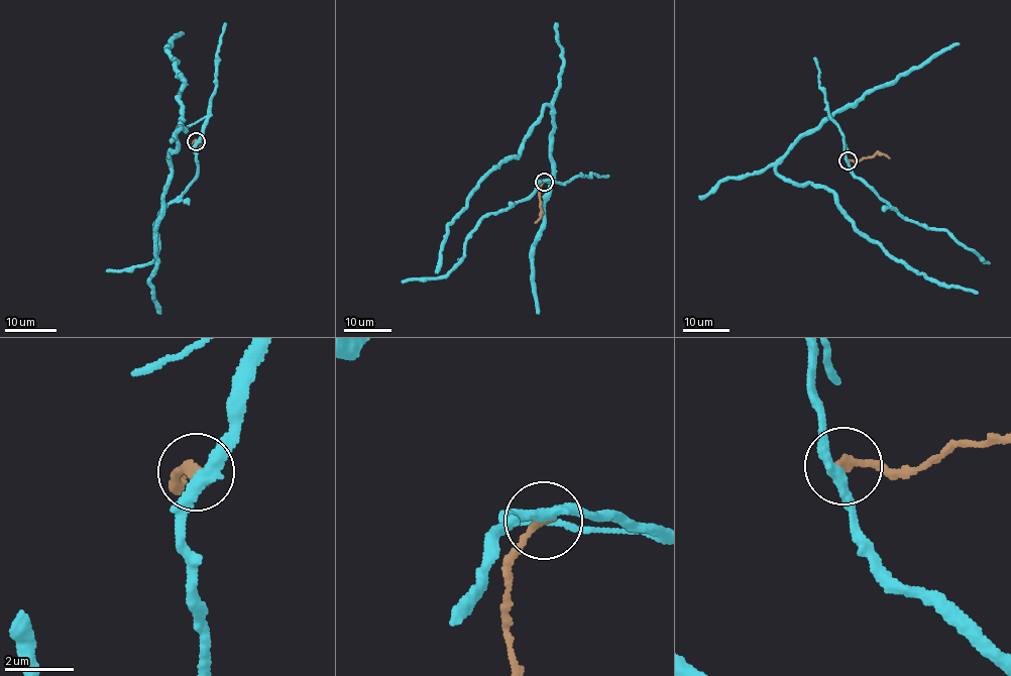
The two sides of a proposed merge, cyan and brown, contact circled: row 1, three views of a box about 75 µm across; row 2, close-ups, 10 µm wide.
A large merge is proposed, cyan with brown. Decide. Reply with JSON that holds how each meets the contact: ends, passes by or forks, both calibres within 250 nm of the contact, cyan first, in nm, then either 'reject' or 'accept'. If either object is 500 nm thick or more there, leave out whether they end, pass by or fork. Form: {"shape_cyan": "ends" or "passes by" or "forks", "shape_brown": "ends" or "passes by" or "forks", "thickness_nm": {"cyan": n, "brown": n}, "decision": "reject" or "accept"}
{"shape_cyan": "passes by", "shape_brown": "ends", "thickness_nm": {"cyan": 320, "brown": 240}, "decision": "reject"}

